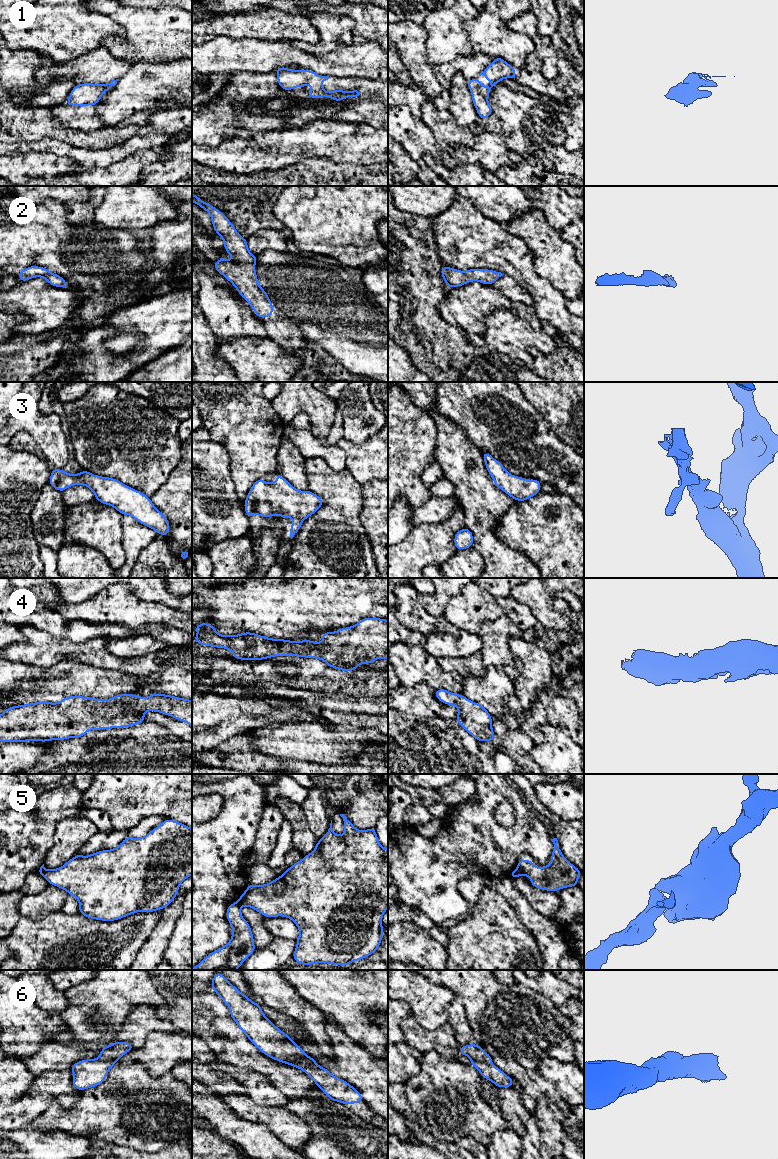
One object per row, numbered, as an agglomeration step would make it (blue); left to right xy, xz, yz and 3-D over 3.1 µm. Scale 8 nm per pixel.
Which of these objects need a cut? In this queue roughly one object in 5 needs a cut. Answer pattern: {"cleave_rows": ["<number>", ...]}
{"cleave_rows": ["5"]}

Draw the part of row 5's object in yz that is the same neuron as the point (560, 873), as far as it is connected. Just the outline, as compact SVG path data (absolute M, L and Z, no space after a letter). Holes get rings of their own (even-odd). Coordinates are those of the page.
M557 838L552 839L554 849L551 854L551 863L544 867L535 867L533 861L518 860L517 870L521 876L527 875L532 886L545 891L556 892L567 887L577 887L582 872L570 863L562 854L557 845Z

